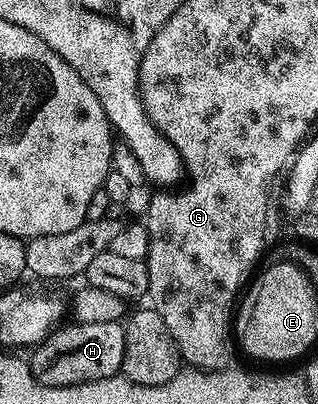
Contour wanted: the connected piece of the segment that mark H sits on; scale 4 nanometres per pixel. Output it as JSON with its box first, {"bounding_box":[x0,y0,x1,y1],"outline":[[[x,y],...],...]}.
{"bounding_box":[29,322,125,387],"outline":[[[120,322],[89,323],[80,325],[70,323],[64,329],[56,328],[47,338],[39,342],[35,353],[29,357],[31,374],[49,387],[69,387],[86,381],[96,381],[114,377],[123,368],[125,355],[125,335]]]}

